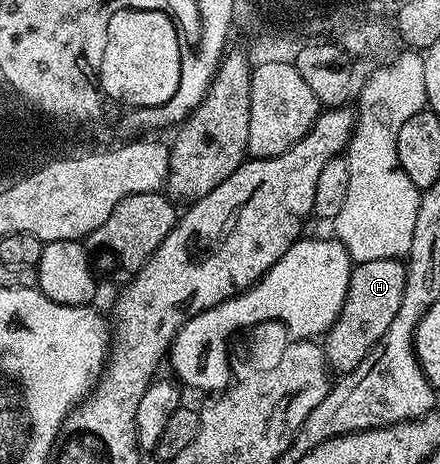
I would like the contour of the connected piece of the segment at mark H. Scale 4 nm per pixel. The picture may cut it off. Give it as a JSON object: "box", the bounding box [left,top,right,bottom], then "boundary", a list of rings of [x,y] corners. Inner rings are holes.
{"box":[322,257,405,374],"boundary":[[[394,257],[361,261],[353,268],[346,303],[342,303],[338,319],[328,328],[322,341],[324,357],[333,374],[354,371],[354,367],[358,367],[358,363],[362,363],[362,359],[366,359],[368,352],[380,342],[382,335],[386,335],[386,327],[390,327],[394,315],[398,315],[405,283],[405,262]]]}

